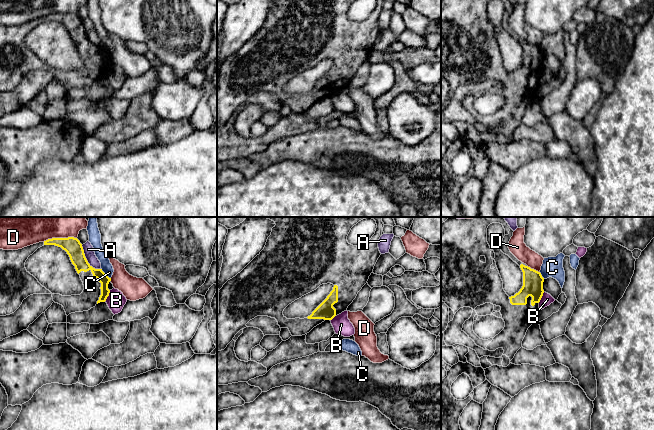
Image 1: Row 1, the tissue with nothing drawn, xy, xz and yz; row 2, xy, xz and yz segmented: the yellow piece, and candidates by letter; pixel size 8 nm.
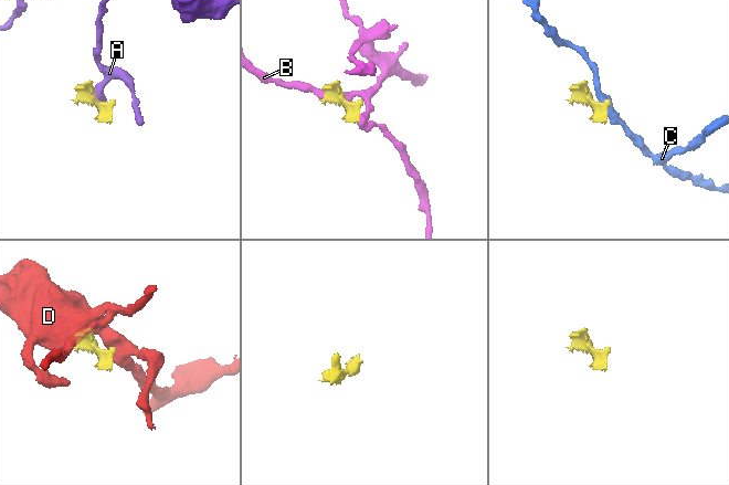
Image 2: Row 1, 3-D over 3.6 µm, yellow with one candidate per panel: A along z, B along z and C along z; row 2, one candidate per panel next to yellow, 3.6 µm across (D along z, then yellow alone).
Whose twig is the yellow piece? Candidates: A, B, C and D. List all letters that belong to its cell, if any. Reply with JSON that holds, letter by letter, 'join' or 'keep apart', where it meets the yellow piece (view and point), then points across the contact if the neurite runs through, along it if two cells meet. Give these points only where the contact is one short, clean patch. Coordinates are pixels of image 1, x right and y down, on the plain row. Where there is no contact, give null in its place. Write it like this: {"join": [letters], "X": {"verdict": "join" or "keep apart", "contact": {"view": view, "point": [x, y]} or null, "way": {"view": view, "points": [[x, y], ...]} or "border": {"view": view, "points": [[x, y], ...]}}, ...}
{"join": [], "A": {"verdict": "keep apart", "contact": {"view": "xy", "point": [86, 36]}, "border": {"view": "xy", "points": [[81, 21], [86, 36], [93, 43], [100, 45]]}}, "B": {"verdict": "keep apart", "contact": {"view": "xy", "point": [107, 72]}}, "C": {"verdict": "keep apart", "contact": {"view": "xy", "point": [104, 49]}, "border": {"view": "xy", "points": [[101, 44], [110, 54]]}}, "D": {"verdict": "keep apart", "contact": {"view": "xy", "point": [59, 14]}}}

